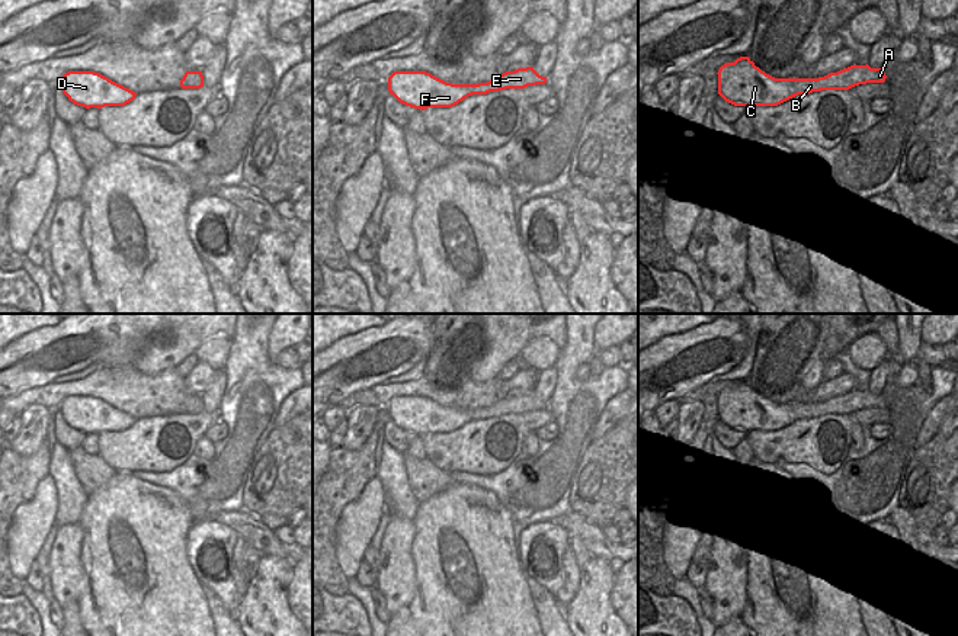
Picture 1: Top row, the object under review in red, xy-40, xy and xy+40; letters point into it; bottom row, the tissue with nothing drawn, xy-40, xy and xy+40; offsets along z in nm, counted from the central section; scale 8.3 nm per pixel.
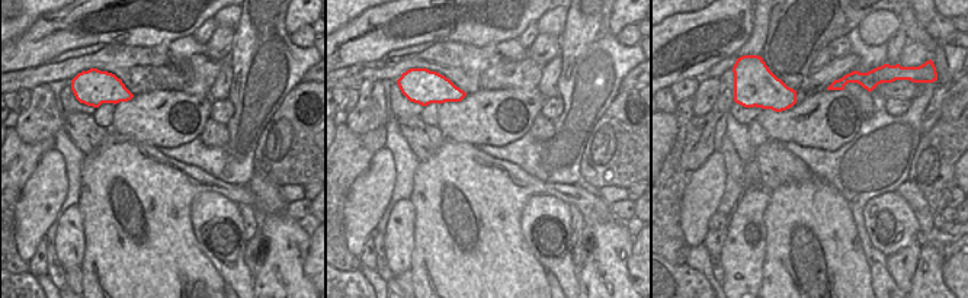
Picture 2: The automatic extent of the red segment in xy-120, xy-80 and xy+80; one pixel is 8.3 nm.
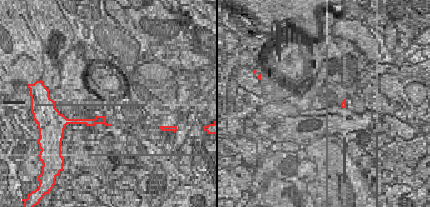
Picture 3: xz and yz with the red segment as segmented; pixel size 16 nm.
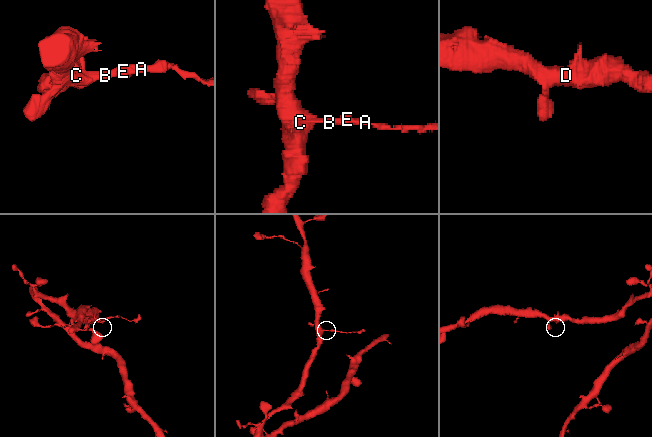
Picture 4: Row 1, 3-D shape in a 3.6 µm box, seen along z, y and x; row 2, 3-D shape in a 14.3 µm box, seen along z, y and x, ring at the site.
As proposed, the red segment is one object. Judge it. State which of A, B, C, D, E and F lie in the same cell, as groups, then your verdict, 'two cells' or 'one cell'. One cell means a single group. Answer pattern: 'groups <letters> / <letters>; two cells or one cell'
groups A B E / C D F; two cells

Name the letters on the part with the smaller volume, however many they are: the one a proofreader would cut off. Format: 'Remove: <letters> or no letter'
Remove: A, B, E.

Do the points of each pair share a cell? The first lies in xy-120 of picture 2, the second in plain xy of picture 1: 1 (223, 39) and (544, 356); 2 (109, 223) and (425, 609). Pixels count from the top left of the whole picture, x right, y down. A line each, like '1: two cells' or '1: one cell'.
1: two cells
2: one cell

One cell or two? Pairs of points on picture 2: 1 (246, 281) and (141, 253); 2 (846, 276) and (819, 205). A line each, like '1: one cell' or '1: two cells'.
1: two cells
2: one cell

